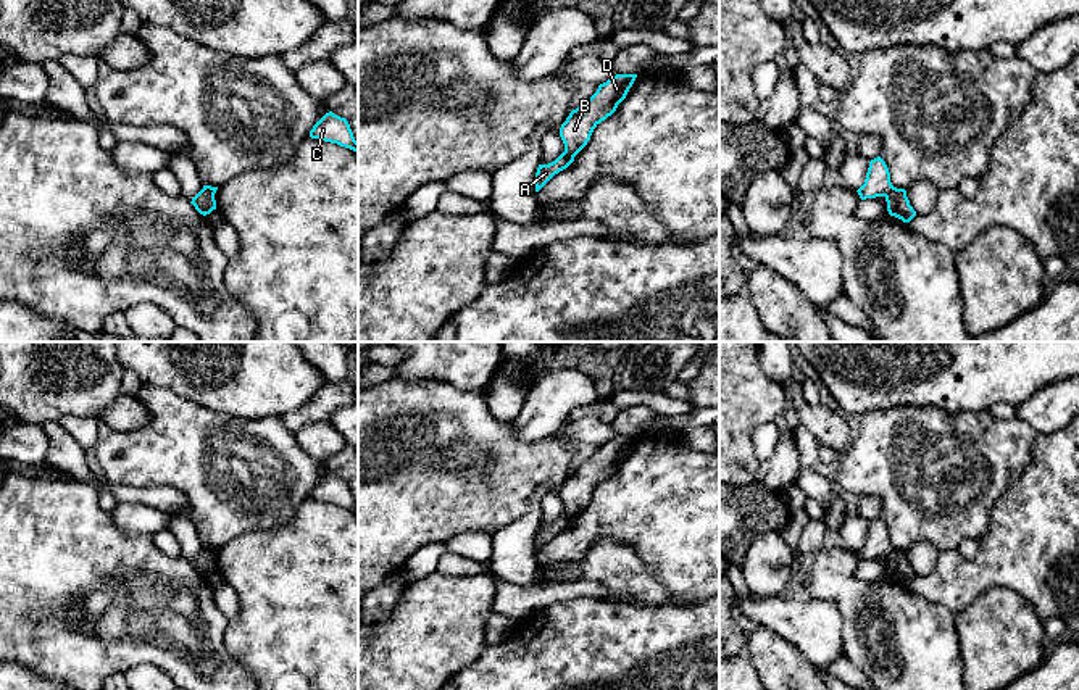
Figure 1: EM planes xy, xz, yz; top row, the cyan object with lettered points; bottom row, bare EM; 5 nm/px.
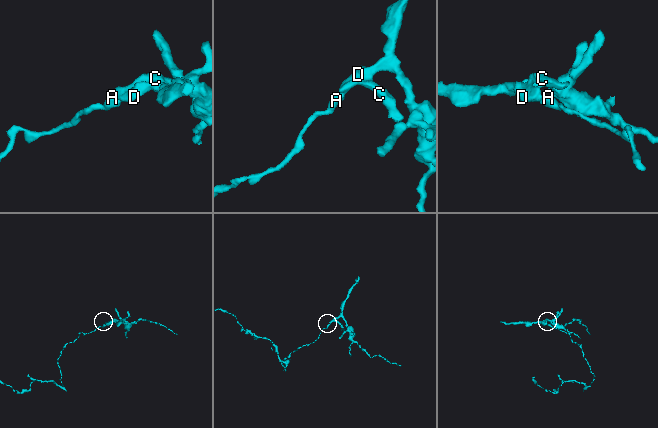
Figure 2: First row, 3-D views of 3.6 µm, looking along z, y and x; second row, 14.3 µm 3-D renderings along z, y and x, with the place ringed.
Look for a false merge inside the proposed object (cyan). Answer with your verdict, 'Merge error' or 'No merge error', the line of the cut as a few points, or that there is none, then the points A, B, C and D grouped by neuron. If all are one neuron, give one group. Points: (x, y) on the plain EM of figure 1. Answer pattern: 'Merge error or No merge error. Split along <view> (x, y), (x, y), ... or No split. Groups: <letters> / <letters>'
Merge error. Split along xz (565, 511), (574, 516). Groups: A / B C D

